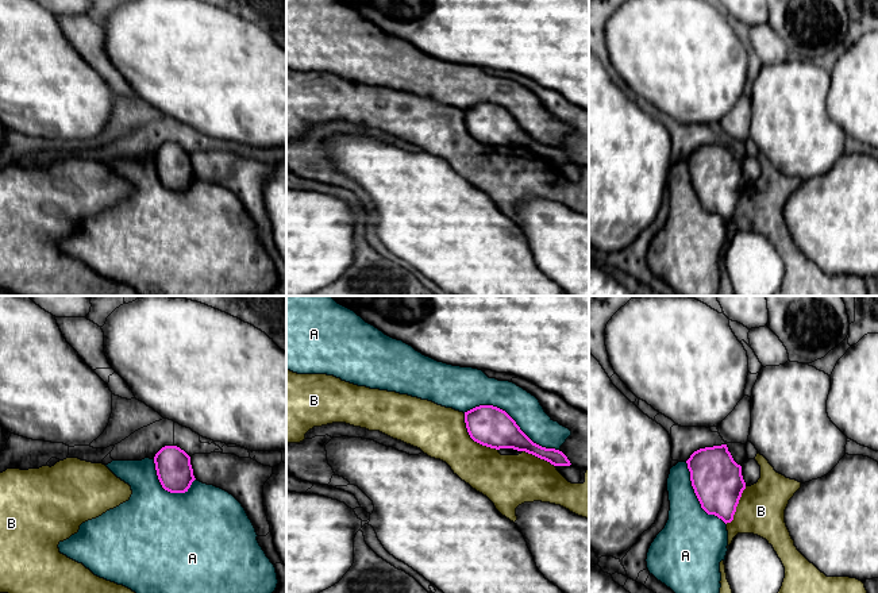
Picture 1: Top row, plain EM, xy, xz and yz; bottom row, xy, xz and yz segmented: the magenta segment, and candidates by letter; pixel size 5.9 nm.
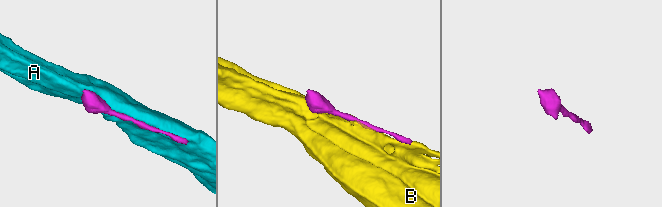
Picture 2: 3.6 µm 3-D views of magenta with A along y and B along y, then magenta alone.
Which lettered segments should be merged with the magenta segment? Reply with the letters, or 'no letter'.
no letter

